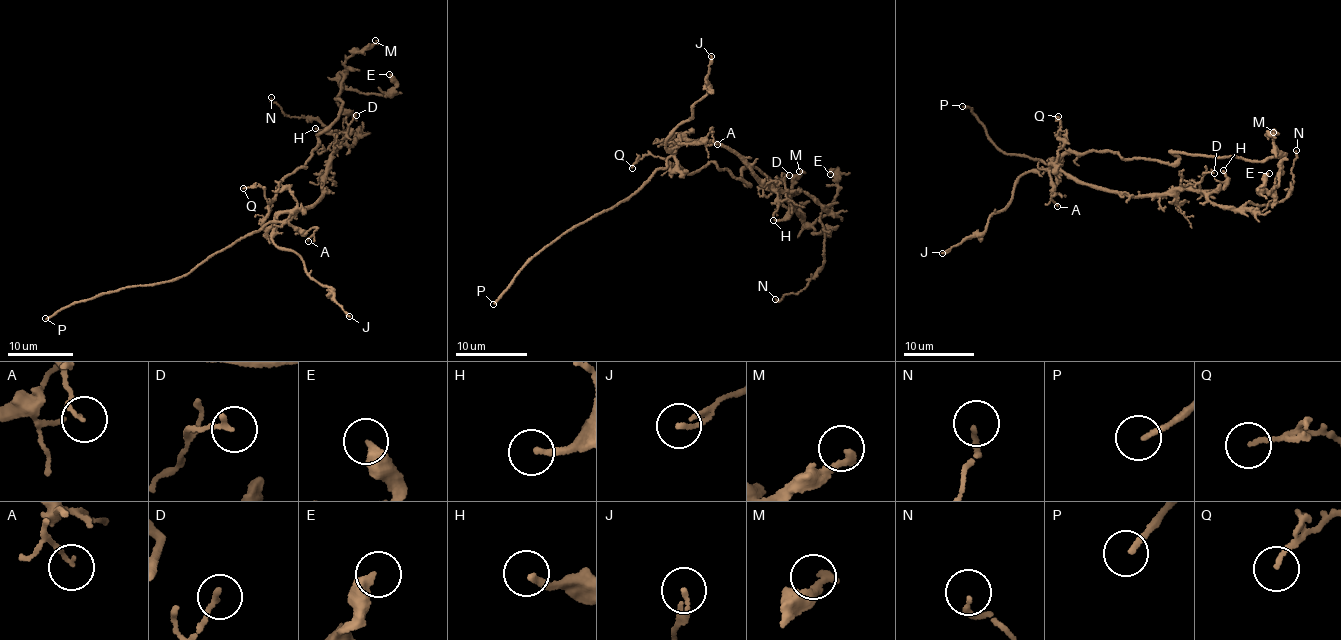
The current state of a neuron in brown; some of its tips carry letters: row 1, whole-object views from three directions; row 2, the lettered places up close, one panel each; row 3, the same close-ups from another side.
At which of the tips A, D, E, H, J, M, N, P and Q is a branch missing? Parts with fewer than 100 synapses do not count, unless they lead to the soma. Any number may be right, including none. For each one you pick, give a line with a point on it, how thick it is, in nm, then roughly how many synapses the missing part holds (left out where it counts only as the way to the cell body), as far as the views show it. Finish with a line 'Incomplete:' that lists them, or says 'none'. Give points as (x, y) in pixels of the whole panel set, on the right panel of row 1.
P: at (962, 106); 170 nm thick
Incomplete: P

